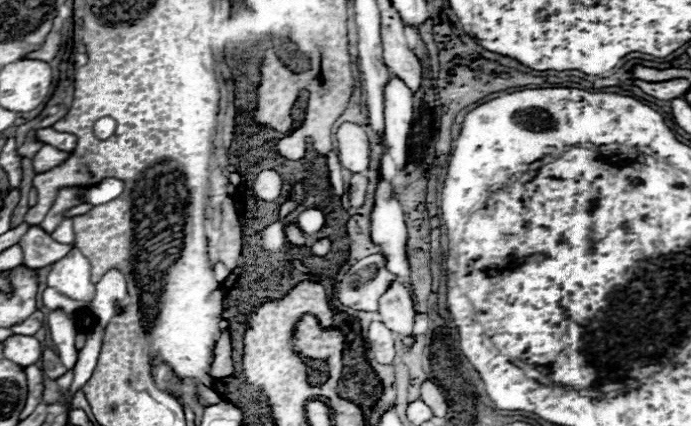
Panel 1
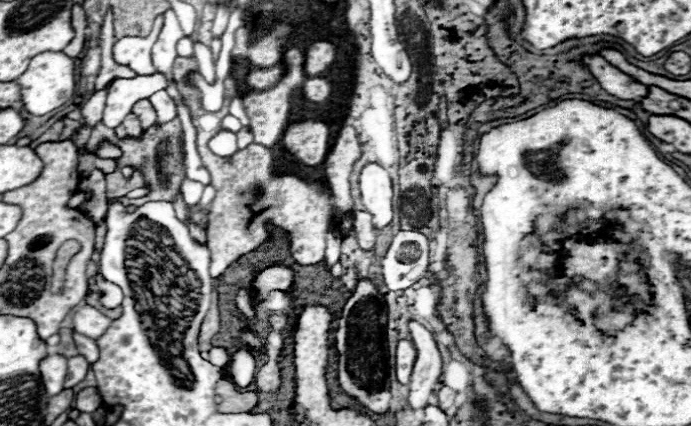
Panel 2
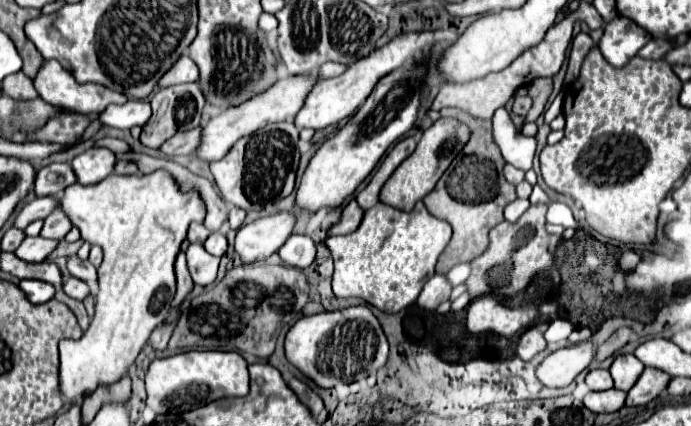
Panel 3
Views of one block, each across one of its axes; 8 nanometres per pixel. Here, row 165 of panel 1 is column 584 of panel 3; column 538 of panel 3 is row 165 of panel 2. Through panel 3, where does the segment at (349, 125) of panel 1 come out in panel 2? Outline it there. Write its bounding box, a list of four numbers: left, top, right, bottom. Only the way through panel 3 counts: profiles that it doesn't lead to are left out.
[360,164,392,230]

